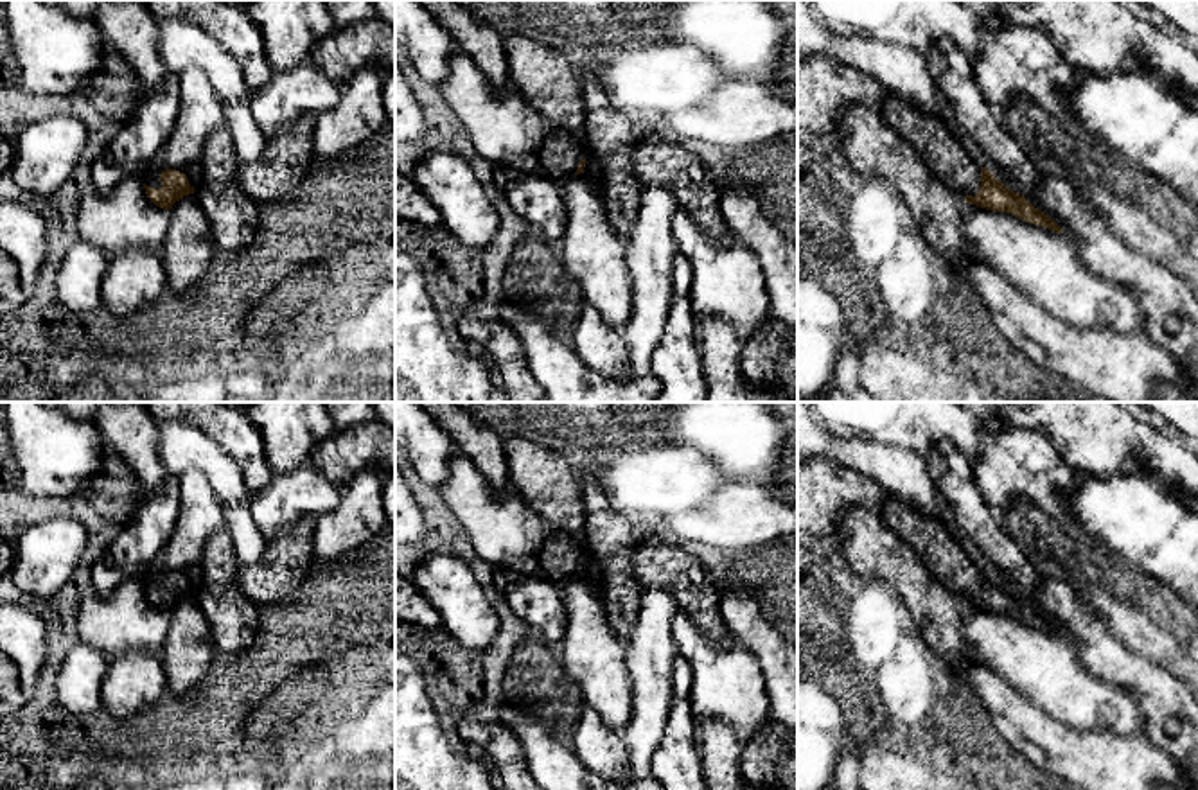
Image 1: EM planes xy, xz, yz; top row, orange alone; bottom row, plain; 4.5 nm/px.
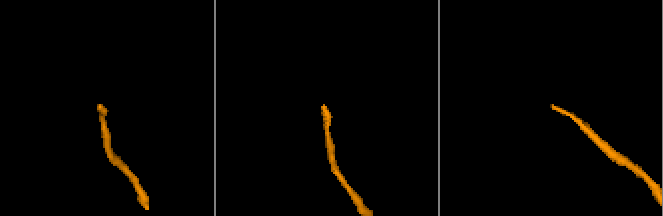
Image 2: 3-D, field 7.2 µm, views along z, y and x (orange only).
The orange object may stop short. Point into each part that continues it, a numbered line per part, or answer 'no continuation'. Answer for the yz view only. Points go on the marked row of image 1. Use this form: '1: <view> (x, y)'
1: yz (940, 146)

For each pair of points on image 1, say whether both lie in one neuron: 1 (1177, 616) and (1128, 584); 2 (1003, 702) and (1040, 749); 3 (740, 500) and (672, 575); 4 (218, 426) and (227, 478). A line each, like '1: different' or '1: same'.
1: same
2: same
3: different
4: different

